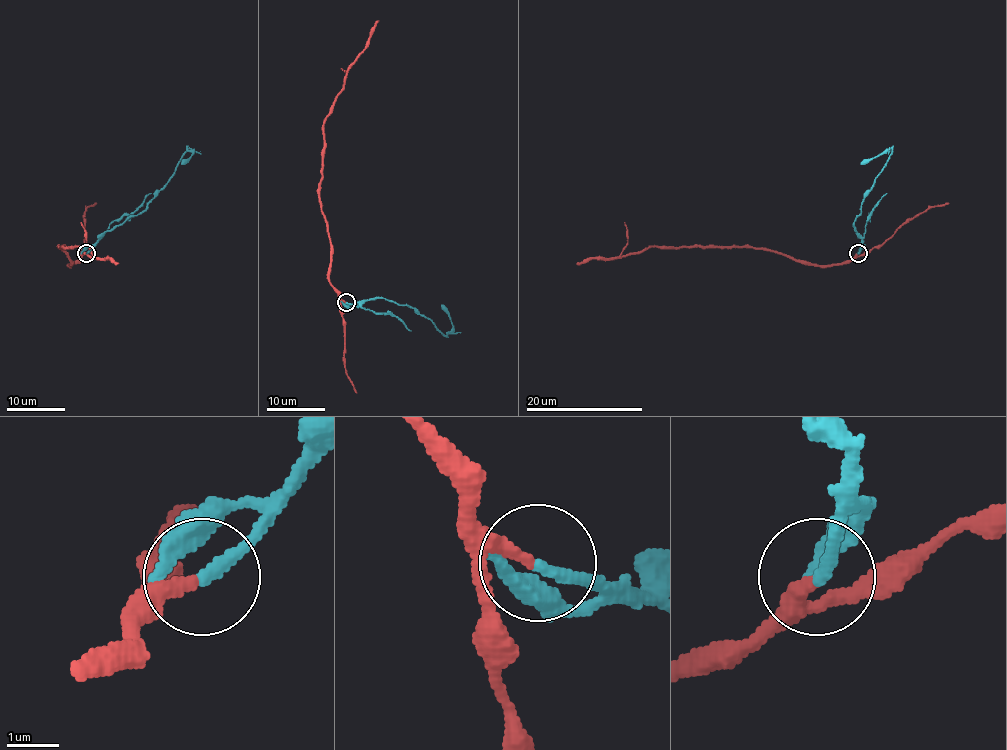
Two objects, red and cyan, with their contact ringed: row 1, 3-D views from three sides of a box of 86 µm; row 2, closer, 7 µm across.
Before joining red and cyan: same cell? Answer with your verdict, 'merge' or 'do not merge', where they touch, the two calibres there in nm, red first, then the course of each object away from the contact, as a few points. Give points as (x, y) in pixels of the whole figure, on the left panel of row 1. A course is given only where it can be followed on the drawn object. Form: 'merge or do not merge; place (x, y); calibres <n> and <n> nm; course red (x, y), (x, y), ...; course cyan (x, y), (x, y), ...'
do not merge; place (86, 253); calibres 280 and 240 nm; course red (85, 252), (69, 265), (71, 263), (59, 247), (78, 247), (88, 255), (119, 263); course cyan (87, 252), (107, 231), (146, 207), (146, 203), (168, 180), (189, 149), (193, 153), (181, 164)

